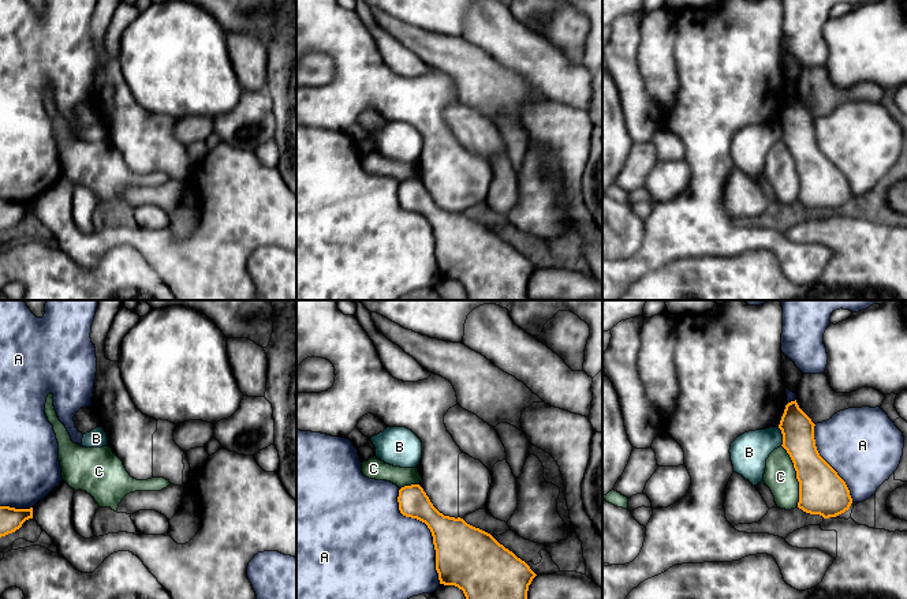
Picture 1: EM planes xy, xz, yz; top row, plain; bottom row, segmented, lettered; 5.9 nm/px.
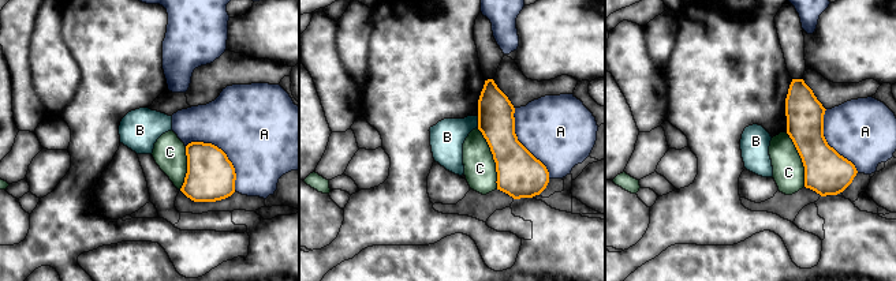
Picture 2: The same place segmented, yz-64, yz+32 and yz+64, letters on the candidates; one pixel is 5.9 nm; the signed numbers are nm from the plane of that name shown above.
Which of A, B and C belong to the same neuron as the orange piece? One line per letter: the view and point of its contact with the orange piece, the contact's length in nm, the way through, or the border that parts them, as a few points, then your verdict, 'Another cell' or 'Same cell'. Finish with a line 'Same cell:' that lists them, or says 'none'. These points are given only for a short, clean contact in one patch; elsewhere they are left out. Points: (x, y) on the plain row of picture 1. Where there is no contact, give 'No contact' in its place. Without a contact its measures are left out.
A: Touches orange at xz (417, 213). Shared border 460 nm. Another cell
B: Touches orange at yz (783, 130). Shared border 120 nm. Boundary: yz (777, 120), (782, 128), (782, 139). Another cell
C: Touches orange at yz (797, 171). Shared border 380 nm. Another cell
Same cell: none

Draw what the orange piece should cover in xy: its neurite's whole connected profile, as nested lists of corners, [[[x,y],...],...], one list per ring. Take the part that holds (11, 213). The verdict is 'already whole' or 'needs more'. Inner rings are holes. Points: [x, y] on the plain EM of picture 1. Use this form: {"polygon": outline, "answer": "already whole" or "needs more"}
{"polygon": [[[0,201],[0,232],[19,224],[29,213],[33,213],[33,202],[15,203],[10,201]]], "answer": "already whole"}

